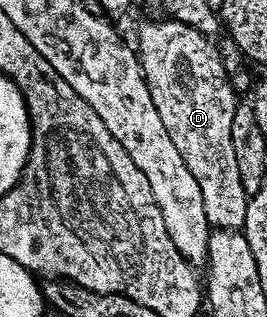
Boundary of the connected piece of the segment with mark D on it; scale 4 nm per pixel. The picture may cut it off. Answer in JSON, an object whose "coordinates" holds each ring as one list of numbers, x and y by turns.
{"coordinates":[[163,19,142,25,134,39,150,98,154,98,154,107,166,130,170,130,170,139,178,146,182,162,186,162,194,182,198,182,198,190,202,190,202,206,206,206,209,225,216,230,243,229,250,197,242,190,230,138,237,93,232,91,232,81,212,40,182,22]]}

